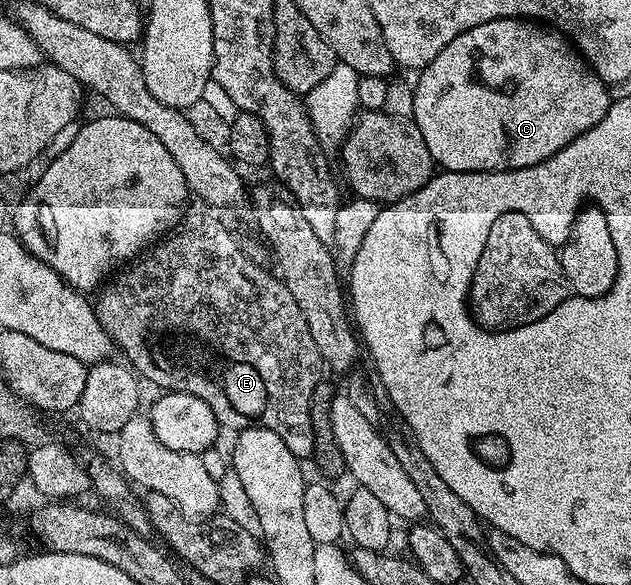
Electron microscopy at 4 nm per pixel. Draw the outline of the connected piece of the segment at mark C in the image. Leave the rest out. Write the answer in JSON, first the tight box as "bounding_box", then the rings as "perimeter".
{"bounding_box":[413,19,613,171],"perimeter":[[[525,19],[485,21],[485,25],[477,25],[453,37],[453,41],[449,41],[449,45],[445,45],[445,49],[441,49],[441,53],[437,53],[437,57],[433,57],[431,64],[422,68],[418,75],[419,80],[414,80],[413,83],[415,92],[413,122],[418,129],[421,129],[425,145],[429,147],[429,153],[432,154],[434,162],[444,171],[512,171],[529,165],[537,165],[553,157],[553,153],[561,153],[561,149],[565,149],[569,141],[586,135],[589,129],[593,129],[593,125],[597,125],[597,121],[601,121],[601,117],[605,117],[605,113],[611,108],[613,102],[608,84],[603,82],[601,76],[562,34]]]}

